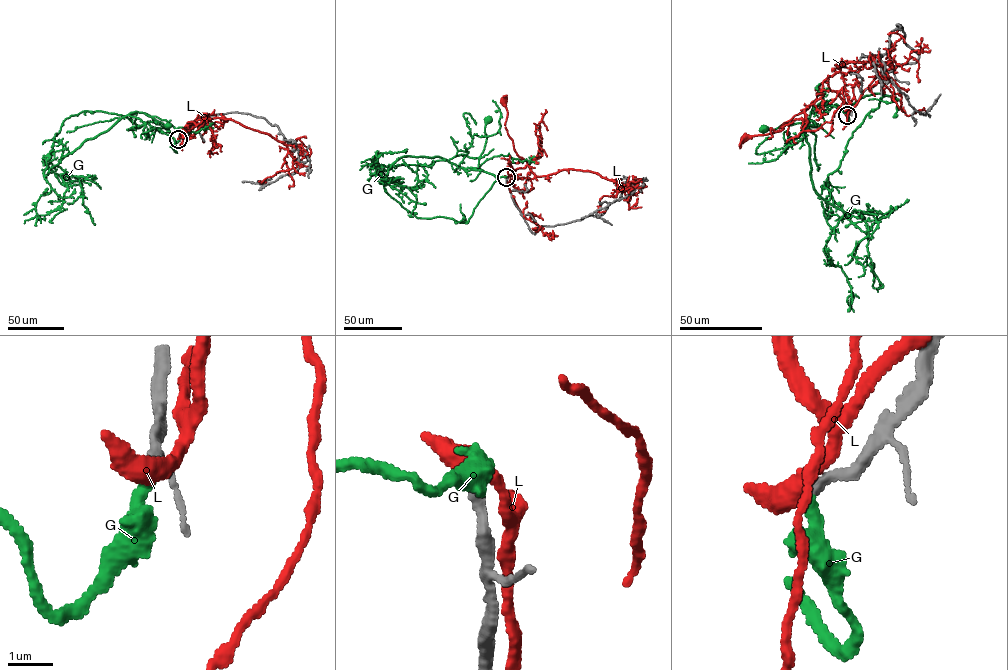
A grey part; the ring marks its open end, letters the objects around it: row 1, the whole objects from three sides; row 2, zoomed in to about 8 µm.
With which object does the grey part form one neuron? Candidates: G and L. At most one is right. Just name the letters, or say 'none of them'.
G

